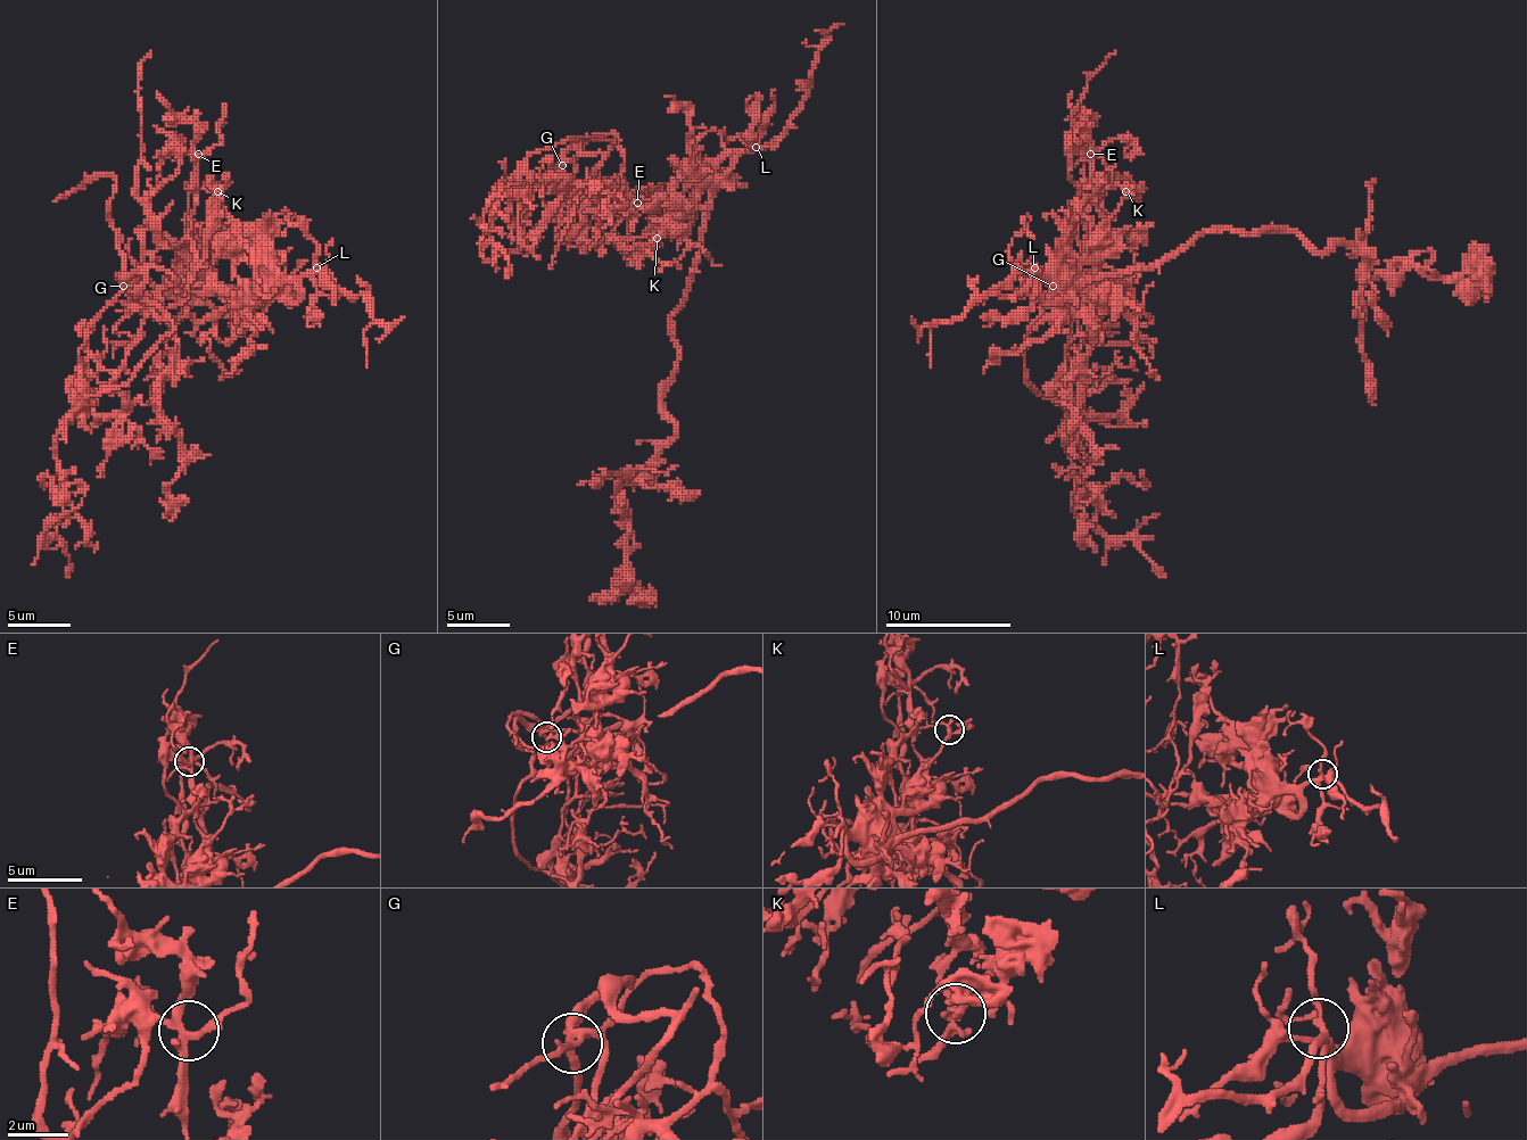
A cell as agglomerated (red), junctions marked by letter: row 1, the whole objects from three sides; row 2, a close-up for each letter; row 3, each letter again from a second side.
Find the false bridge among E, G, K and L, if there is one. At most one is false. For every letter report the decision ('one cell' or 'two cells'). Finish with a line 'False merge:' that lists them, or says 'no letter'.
E: one cell
G: one cell
K: two cells
L: one cell
False merge: K

